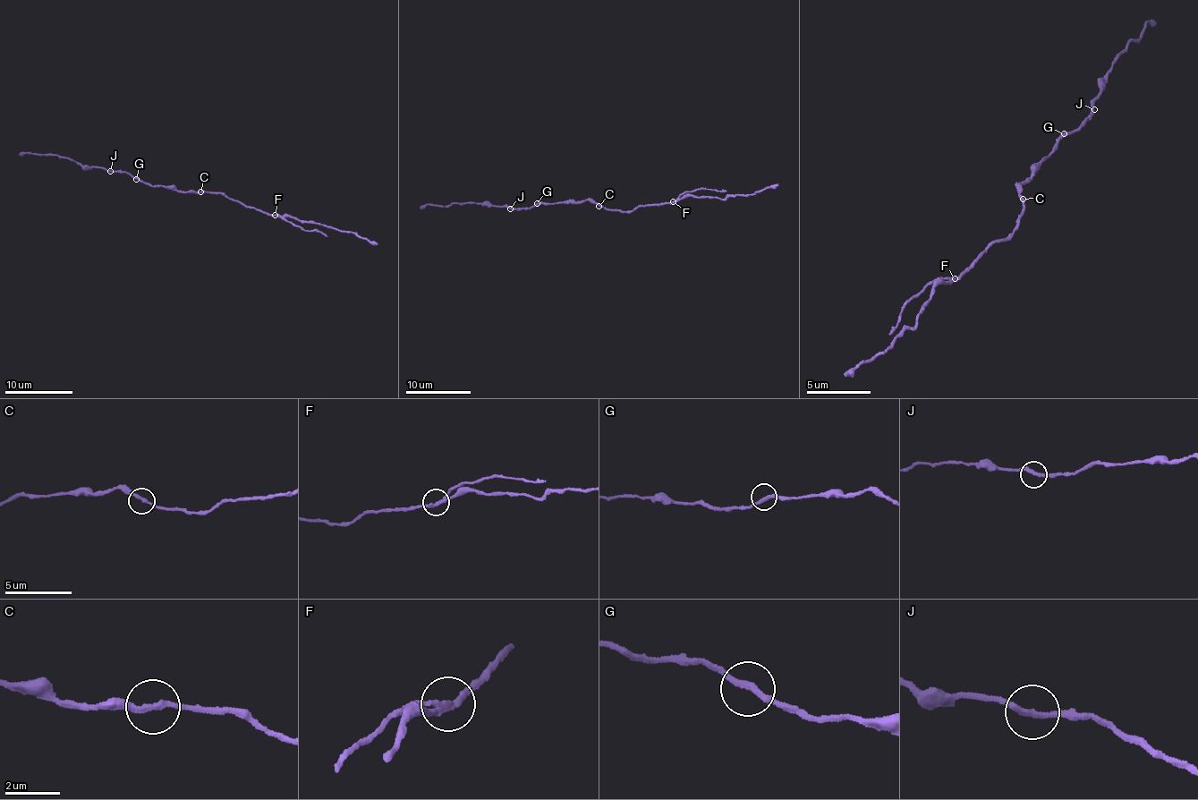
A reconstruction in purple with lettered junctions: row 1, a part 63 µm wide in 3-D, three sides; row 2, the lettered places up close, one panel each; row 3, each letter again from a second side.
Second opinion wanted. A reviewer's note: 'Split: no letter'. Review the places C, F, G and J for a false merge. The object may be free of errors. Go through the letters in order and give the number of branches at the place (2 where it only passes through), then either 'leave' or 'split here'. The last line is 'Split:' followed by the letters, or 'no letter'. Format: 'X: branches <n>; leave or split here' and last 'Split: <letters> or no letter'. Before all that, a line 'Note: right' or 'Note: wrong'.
Note: wrong
C: branches 2; leave
F: branches 2; split here
G: branches 2; leave
J: branches 2; leave
Split: F

